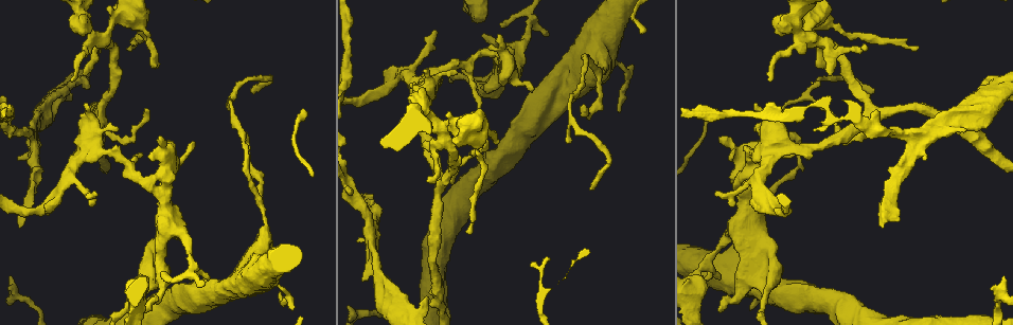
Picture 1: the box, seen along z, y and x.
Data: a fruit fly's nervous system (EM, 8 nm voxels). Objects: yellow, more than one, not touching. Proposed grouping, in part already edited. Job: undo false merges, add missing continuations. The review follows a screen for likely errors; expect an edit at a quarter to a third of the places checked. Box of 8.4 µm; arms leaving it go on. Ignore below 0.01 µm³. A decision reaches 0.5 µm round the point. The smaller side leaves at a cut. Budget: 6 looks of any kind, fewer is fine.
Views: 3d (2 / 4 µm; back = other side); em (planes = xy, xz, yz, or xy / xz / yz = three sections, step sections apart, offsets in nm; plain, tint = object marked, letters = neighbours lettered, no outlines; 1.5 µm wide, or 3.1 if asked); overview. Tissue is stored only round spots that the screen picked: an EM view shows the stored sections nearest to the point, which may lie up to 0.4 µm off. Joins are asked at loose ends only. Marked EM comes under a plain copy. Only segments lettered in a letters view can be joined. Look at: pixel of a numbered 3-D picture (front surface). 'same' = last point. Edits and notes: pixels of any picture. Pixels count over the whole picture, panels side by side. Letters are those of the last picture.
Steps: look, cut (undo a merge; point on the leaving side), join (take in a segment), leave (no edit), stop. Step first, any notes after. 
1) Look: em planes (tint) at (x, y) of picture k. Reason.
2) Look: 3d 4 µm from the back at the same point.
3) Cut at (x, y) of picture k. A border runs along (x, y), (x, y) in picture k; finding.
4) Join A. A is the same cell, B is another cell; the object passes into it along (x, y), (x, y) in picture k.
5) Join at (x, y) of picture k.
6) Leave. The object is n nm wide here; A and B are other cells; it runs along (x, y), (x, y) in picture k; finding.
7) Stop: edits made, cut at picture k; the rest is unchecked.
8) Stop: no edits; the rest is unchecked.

Look: em xz step 4 (letters) at (17, 157) of picture 1. Branch stops here.

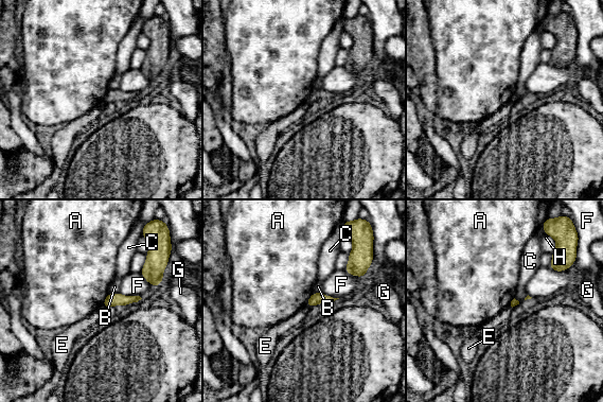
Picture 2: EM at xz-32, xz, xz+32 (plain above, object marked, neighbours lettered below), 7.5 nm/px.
Look: em xy step 4 (letters) at the same point. Cut it another way.

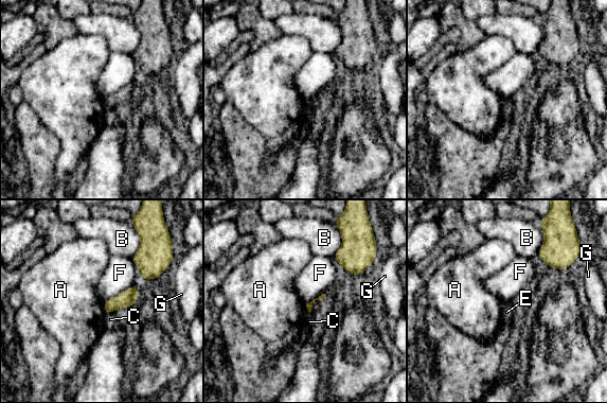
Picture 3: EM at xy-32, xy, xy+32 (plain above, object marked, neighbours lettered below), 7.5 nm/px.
Leave. A, B, C, E, F and G are other cells; a border runs along (103, 301), (105, 313) in picture 3; none of them fits.

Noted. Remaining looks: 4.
Look: em xz step 4 (letters) at (488, 141) of picture 1. Branch stops here.

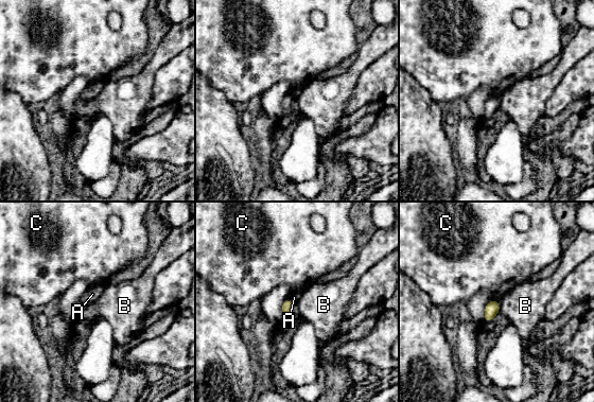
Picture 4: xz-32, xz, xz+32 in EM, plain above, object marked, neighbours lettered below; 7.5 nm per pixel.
Look: em planes (letters) at the same point.

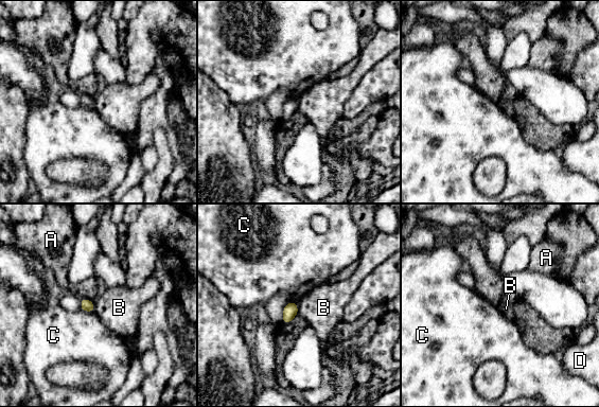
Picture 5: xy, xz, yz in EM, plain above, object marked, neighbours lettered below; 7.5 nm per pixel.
Leave. The longest contact is with C, 110 nm; A, B, C and D are other cells; no lettered segment goes on from it.

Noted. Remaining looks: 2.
Look: 3d 2 µm at (874, 90) of picture 1. An open end.

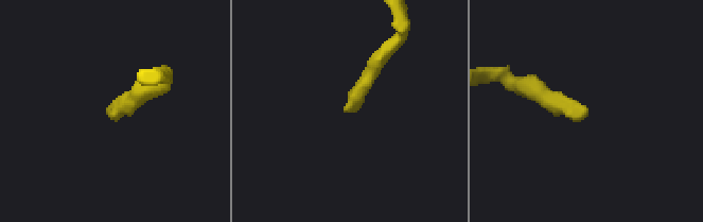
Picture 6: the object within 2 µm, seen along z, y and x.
Look: em planes (letters) at (585, 109) of picture 6.

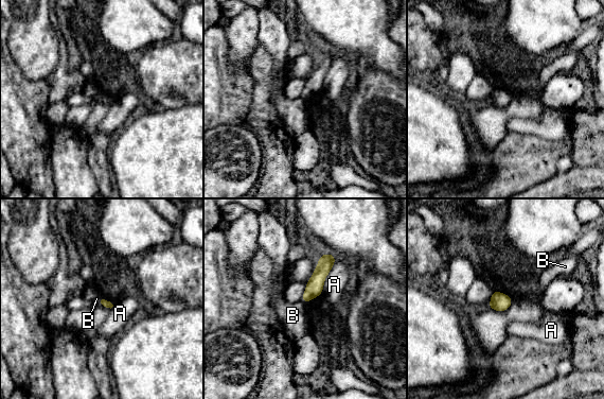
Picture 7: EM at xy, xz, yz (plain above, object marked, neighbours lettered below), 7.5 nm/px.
Leave. A and B are other cells; a border runs along (301, 300), (305, 304) in picture 7; none of them fits.

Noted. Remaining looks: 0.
Stop: no edits; the rest is unchecked.

